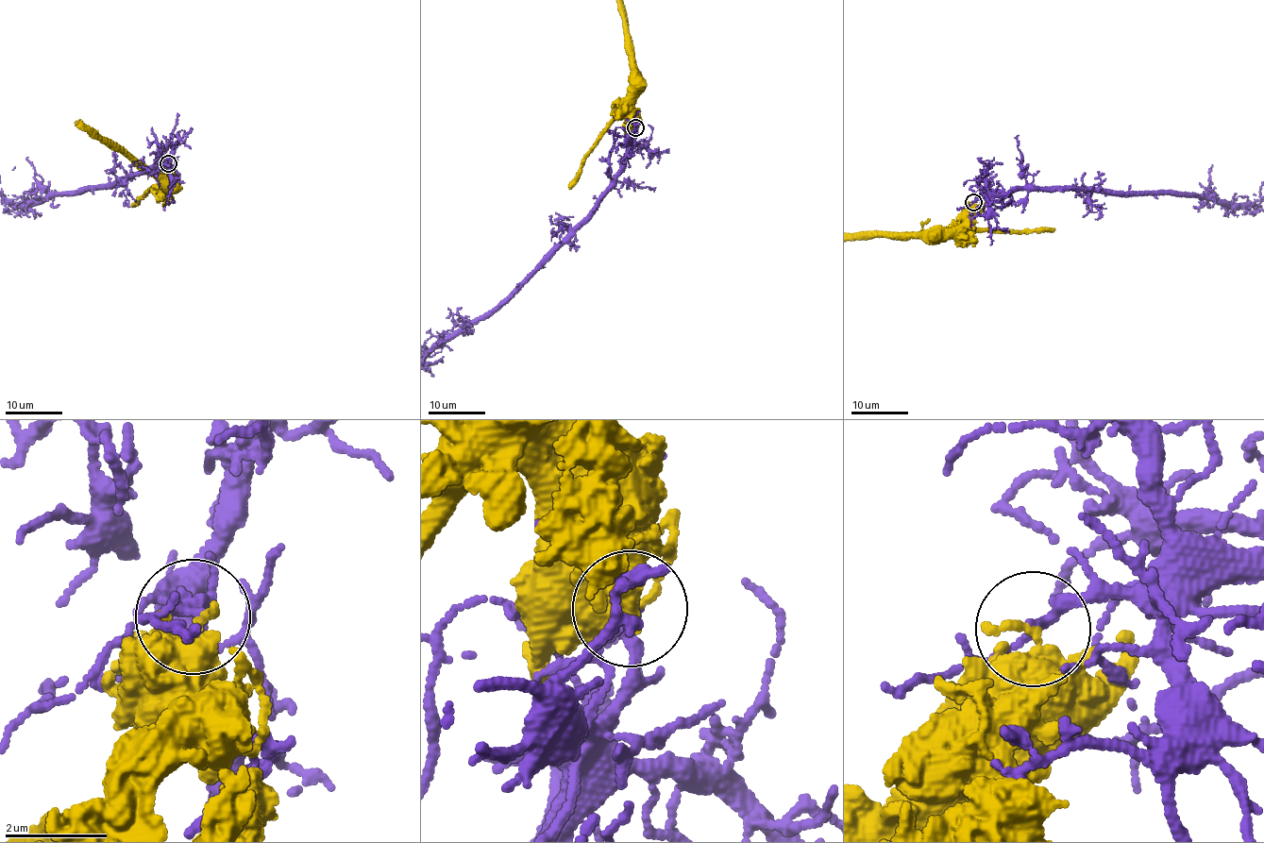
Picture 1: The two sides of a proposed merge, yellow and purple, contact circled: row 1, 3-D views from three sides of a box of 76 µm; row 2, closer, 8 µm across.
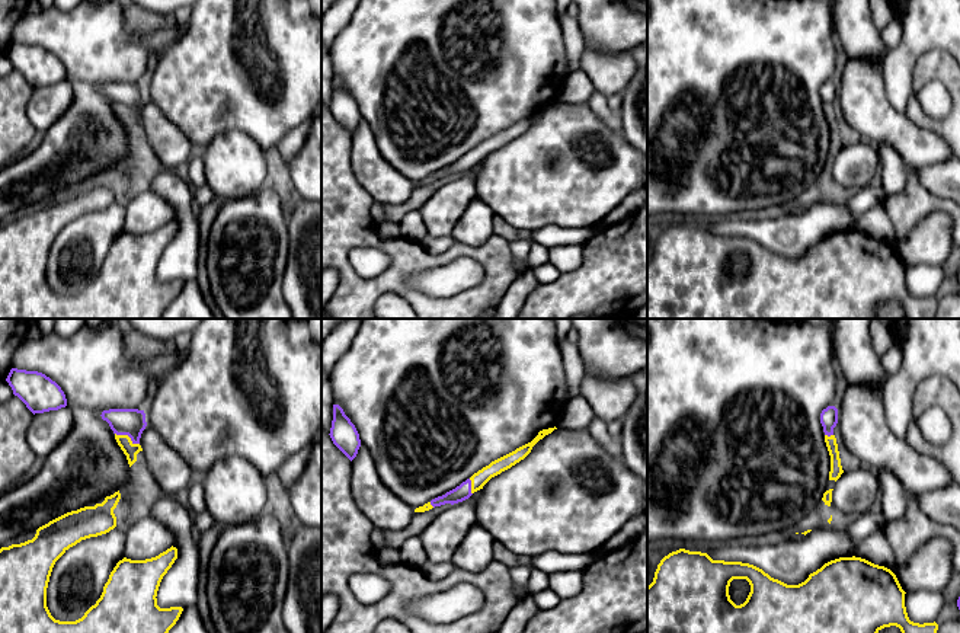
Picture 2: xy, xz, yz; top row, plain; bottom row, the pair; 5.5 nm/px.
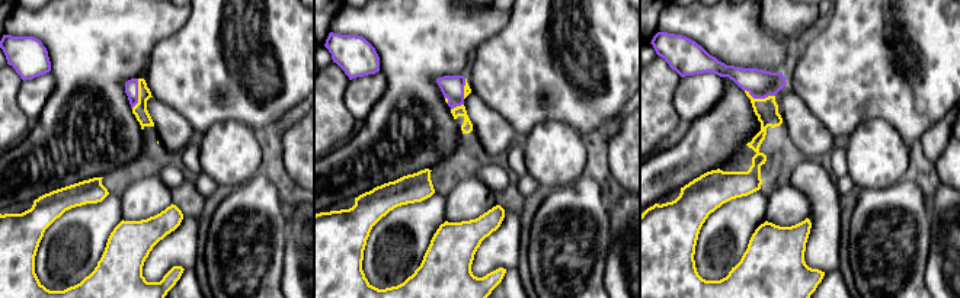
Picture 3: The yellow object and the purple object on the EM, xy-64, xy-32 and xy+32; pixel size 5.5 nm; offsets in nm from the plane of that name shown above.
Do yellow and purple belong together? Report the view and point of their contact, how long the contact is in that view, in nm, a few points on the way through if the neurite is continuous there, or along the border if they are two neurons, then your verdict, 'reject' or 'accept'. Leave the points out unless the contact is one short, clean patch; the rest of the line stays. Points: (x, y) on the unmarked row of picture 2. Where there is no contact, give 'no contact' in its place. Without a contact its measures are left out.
xy (127, 109) | 150 nm | reject

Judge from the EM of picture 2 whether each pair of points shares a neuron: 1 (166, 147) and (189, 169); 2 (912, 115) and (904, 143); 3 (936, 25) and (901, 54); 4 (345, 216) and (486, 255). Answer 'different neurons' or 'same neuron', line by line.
1: different neurons
2: different neurons
3: same neuron
4: same neuron

